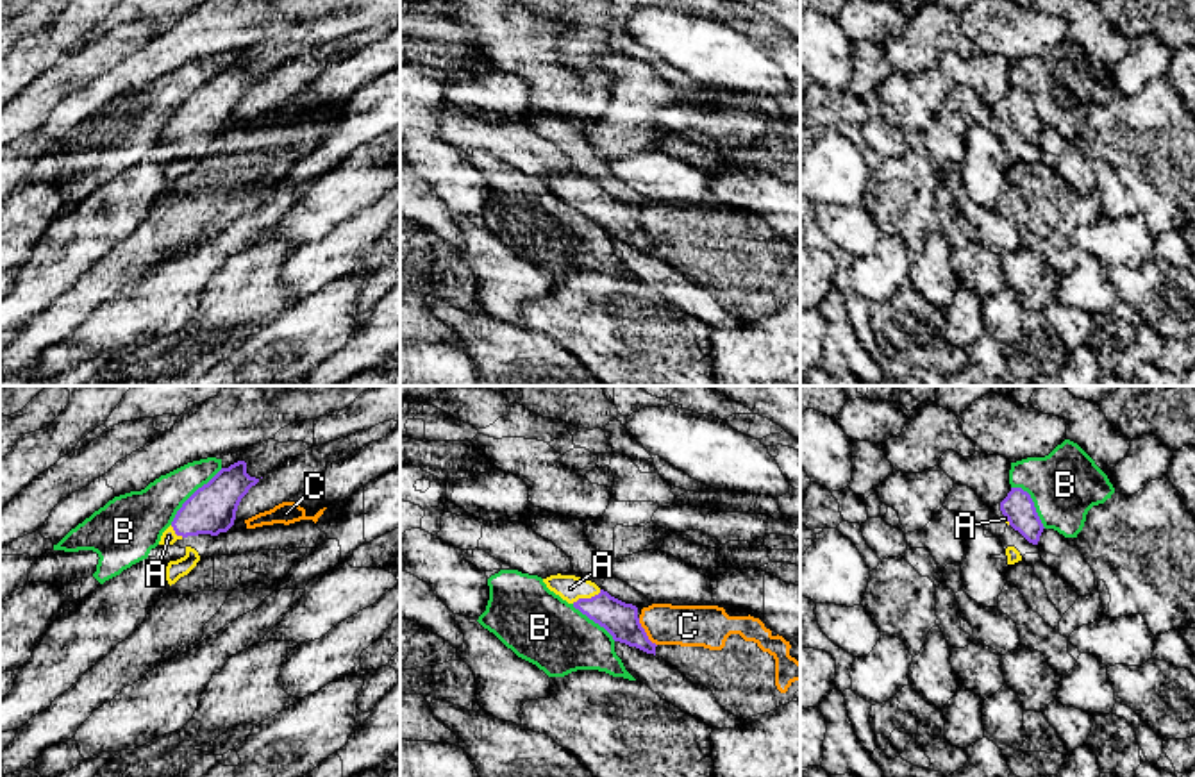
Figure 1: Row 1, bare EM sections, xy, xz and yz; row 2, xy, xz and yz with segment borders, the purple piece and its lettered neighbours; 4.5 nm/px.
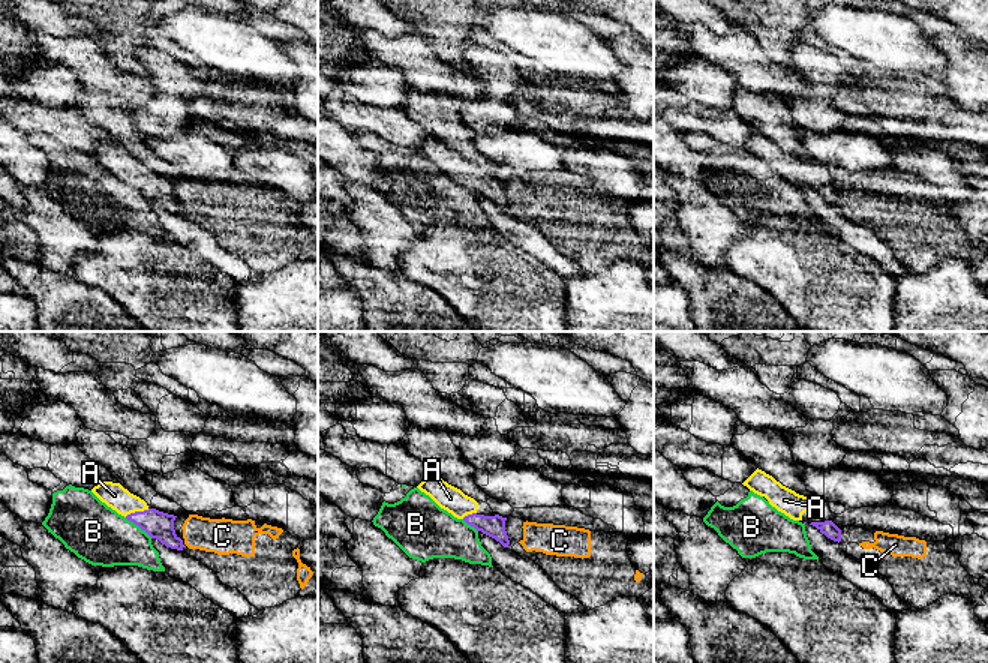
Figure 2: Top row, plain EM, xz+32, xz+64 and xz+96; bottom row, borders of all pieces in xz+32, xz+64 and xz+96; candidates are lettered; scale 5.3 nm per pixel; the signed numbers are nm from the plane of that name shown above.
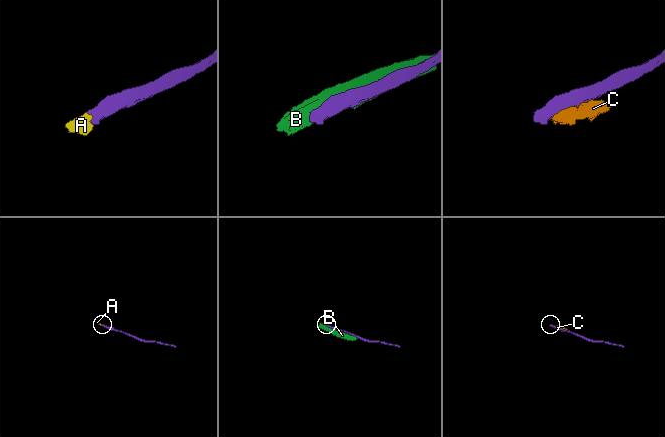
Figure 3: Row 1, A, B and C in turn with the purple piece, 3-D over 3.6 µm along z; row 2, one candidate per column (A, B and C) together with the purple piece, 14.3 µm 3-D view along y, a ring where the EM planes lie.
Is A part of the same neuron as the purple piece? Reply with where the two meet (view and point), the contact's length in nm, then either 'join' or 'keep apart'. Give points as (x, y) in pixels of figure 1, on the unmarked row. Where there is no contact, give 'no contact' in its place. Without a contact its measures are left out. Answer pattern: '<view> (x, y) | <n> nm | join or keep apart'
xz (586, 199) | 150 nm | join

